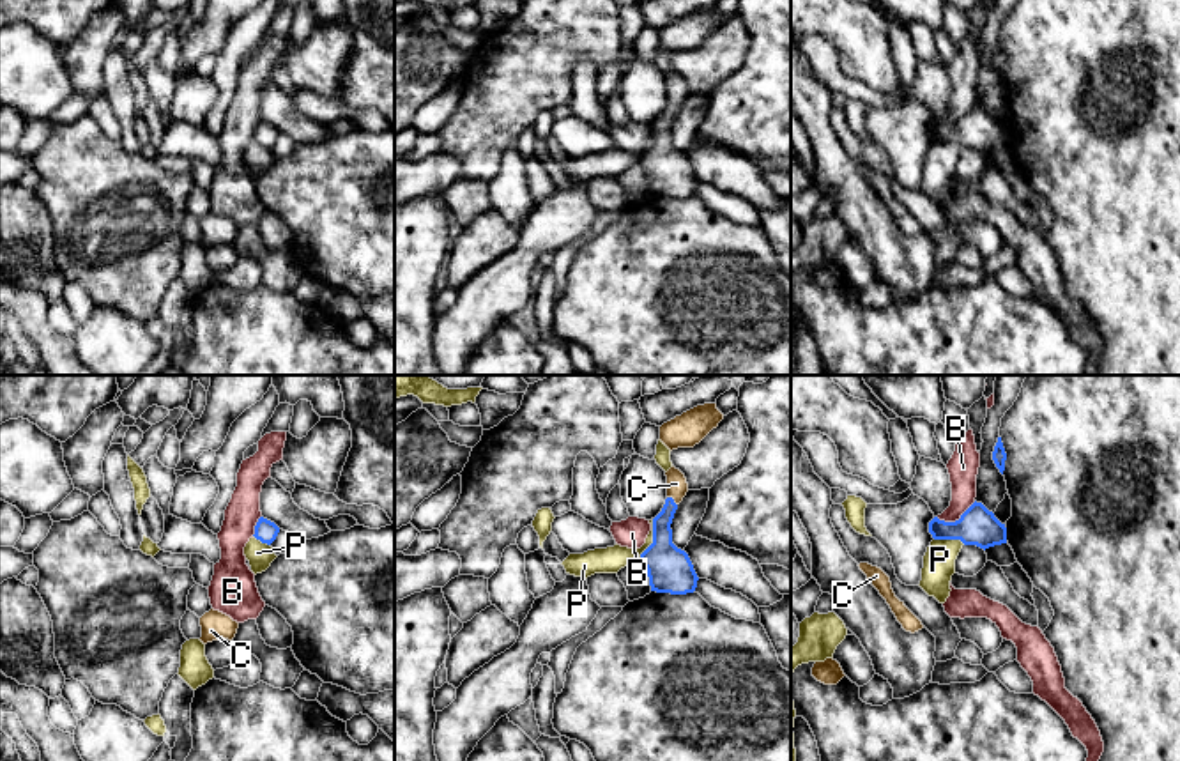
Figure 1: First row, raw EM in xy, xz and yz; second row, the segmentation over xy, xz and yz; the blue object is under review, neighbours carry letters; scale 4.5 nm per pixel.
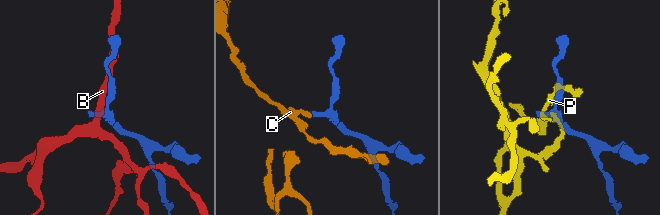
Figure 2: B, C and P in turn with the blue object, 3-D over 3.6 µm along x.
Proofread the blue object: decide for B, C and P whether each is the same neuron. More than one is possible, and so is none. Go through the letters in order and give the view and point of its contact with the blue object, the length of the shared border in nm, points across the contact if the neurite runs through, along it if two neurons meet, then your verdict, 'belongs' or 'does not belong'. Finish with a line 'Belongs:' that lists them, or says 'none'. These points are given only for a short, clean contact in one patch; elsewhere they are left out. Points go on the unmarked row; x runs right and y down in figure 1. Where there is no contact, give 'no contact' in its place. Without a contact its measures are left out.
B: meets blue in yz at (956, 124); contact 200 nm long; border along yz (975, 105), (954, 124), (940, 124), (936, 121); does not belong
C: meets blue in xz at (673, 103); contact 60 nm long; runs through xz (662, 156), (662, 124), (673, 103), (676, 87); belongs
P: meets blue in xz at (653, 142); contact 200 nm long; border along xz (653, 122), (653, 146), (639, 161); does not belong
Belongs: C

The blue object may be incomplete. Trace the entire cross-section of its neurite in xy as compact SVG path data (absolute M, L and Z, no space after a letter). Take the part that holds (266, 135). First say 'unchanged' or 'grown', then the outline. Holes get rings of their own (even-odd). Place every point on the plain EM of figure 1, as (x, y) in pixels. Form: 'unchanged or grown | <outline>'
unchanged | M260 120L257 129L255 129L253 140L257 143L260 143L262 147L271 149L276 143L278 136L280 136L280 131L274 126Z

